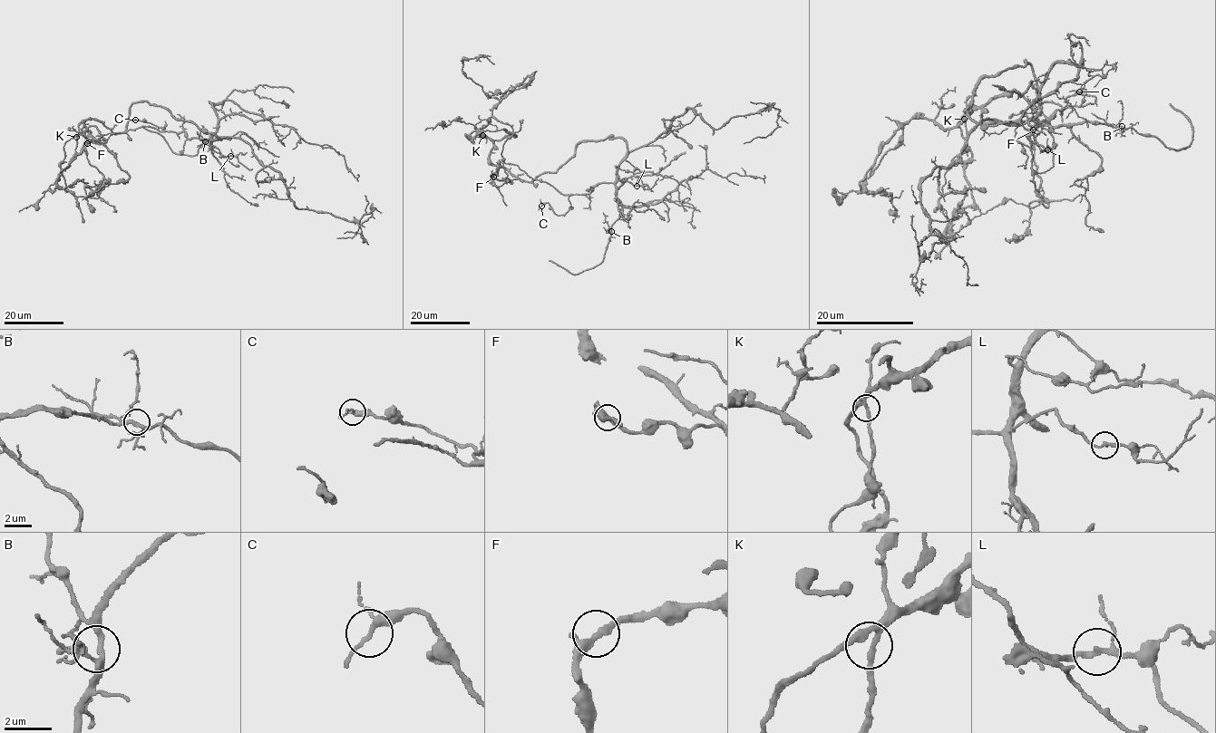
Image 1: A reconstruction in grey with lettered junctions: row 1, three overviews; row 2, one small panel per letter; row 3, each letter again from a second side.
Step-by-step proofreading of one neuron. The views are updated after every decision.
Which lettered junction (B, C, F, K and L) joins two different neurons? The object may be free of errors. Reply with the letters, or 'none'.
none

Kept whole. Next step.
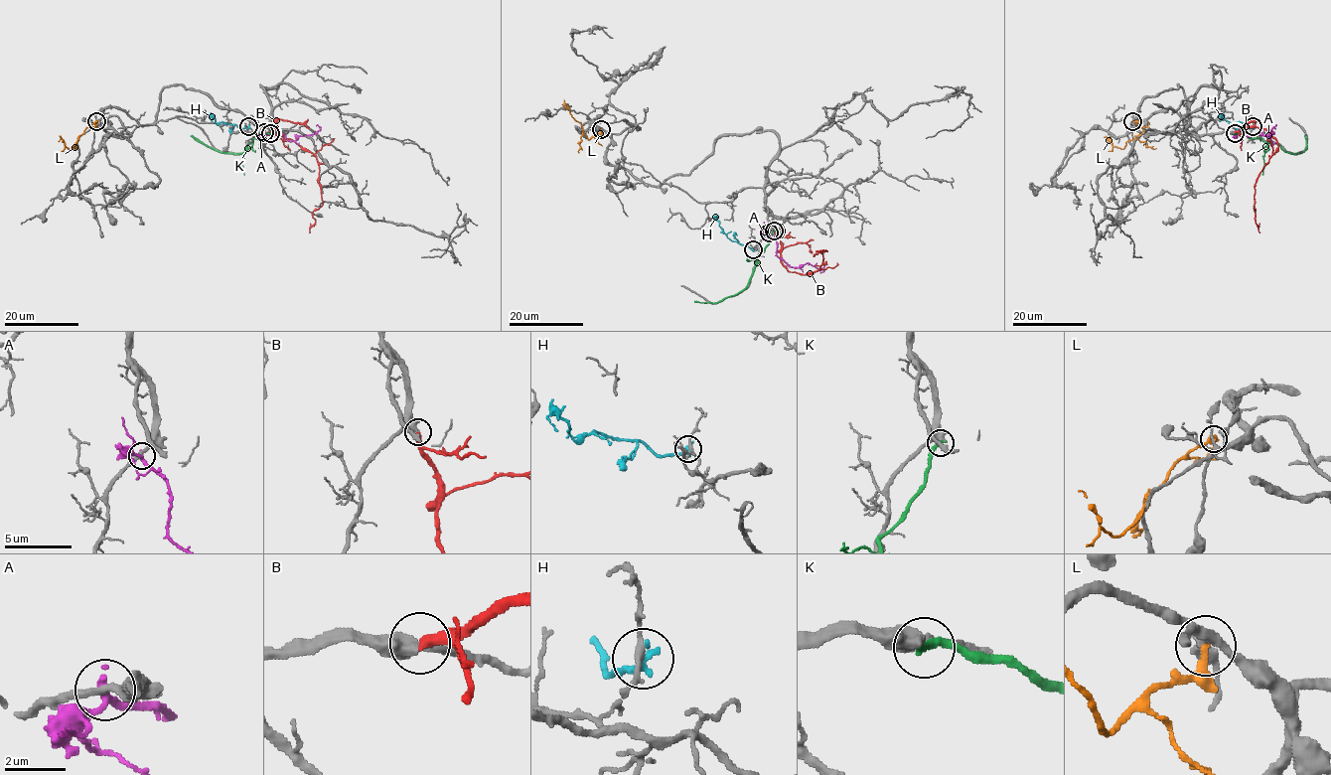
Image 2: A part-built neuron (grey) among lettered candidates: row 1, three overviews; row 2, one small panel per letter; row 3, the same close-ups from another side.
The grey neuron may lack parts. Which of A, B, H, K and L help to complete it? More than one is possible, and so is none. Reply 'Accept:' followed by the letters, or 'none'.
Accept: B

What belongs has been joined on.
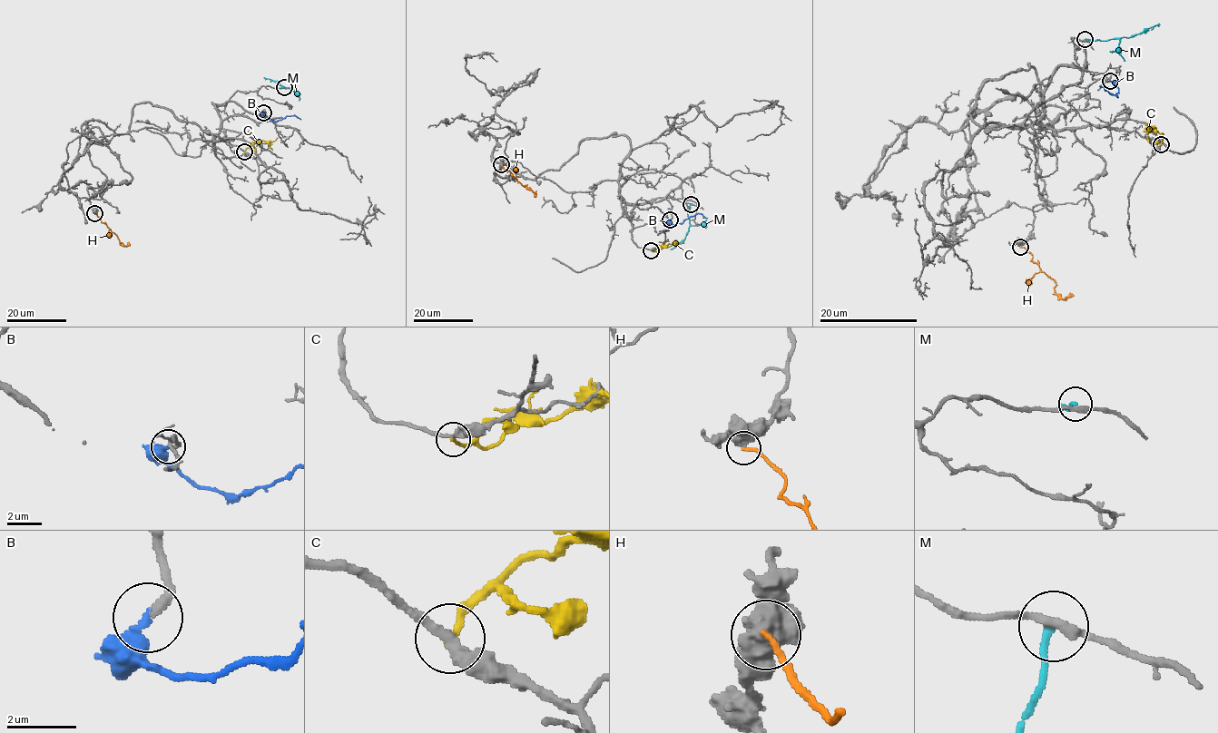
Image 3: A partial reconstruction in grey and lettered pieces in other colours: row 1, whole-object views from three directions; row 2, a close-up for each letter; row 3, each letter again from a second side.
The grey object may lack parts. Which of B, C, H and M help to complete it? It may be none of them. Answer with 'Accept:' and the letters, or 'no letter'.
Accept: B

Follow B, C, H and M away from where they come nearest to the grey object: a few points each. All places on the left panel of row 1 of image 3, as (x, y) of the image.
B: (264, 112), (269, 120), (276, 121), (291, 115), (300, 120)
C: (244, 151), (255, 143), (272, 141), (277, 137)
H: (95, 213), (120, 242), (124, 245), (129, 243)
M: (284, 87), (264, 77)

